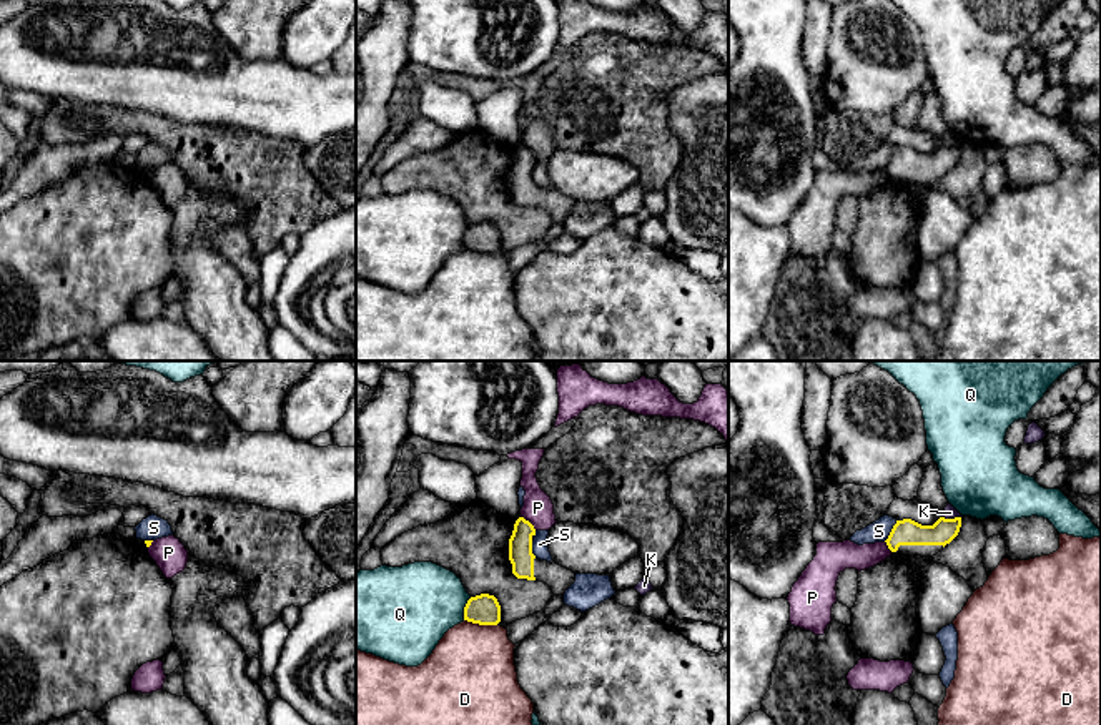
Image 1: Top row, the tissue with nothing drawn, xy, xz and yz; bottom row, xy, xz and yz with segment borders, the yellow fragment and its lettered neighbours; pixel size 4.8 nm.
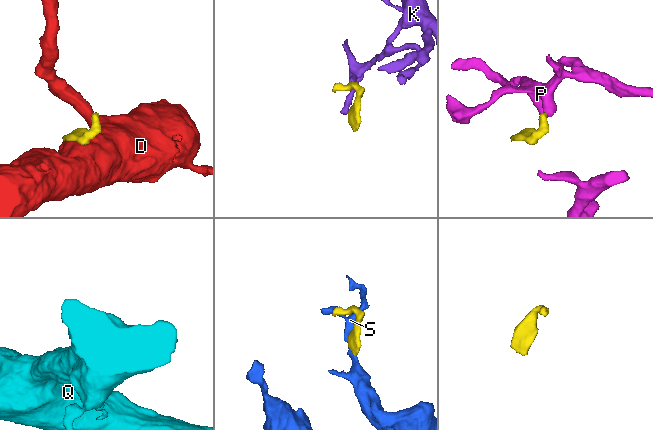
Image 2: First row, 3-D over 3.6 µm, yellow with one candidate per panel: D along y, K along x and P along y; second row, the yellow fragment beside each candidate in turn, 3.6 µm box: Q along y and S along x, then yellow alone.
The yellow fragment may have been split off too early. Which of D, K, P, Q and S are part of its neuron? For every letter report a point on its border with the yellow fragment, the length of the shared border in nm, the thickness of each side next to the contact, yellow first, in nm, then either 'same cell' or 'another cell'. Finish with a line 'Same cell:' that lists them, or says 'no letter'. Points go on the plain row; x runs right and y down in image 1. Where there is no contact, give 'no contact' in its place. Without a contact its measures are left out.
D: xz (481, 251) | 160 nm | 150/420 nm | another cell
K: yz (952, 147) | 100 nm | 130/60 nm | another cell
P: xz (529, 150) | 100 nm | 120/150 nm | another cell
Q: xz (464, 236) | 120 nm | 150/400 nm | another cell
S: yz (892, 158) | 120 nm | 130/100 nm | another cell
Same cell: no letter

